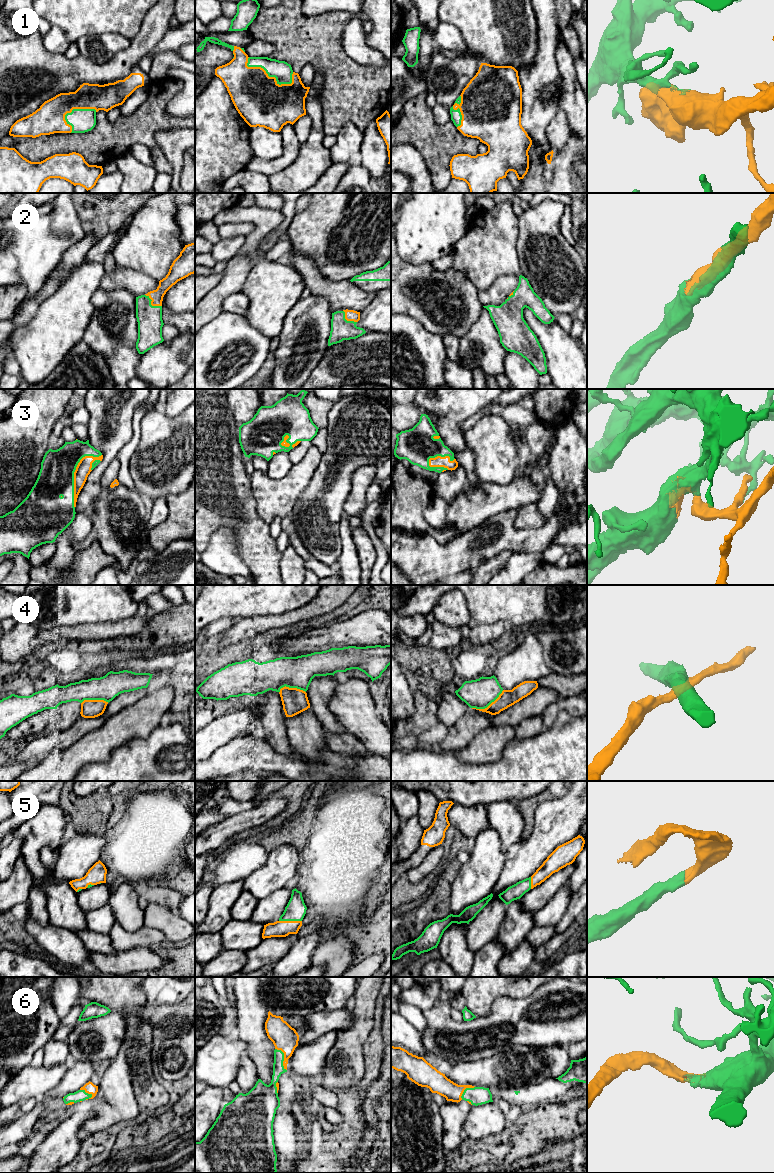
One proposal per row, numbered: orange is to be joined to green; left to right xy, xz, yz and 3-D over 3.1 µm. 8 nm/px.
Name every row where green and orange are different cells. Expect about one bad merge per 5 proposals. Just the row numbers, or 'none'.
4

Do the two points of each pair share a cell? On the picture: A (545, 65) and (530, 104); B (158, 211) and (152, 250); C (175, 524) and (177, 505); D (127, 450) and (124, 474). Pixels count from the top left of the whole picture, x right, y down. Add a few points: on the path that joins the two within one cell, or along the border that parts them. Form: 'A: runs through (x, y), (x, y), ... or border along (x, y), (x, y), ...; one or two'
A: runs through (538, 75), (532, 81), (531, 94); one
B: runs through (156, 221), (153, 240); one
C: runs through (177, 519), (177, 510); one
D: runs through (124, 456), (124, 468); one

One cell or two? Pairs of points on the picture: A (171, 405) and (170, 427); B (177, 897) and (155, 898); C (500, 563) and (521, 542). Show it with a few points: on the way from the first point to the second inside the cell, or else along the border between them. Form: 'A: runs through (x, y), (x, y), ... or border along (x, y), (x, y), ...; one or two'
A: border along (184, 409), (173, 416), (167, 416), (163, 412); two
B: runs through (172, 897), (160, 897); one
C: border along (514, 553), (502, 551), (489, 559); two

